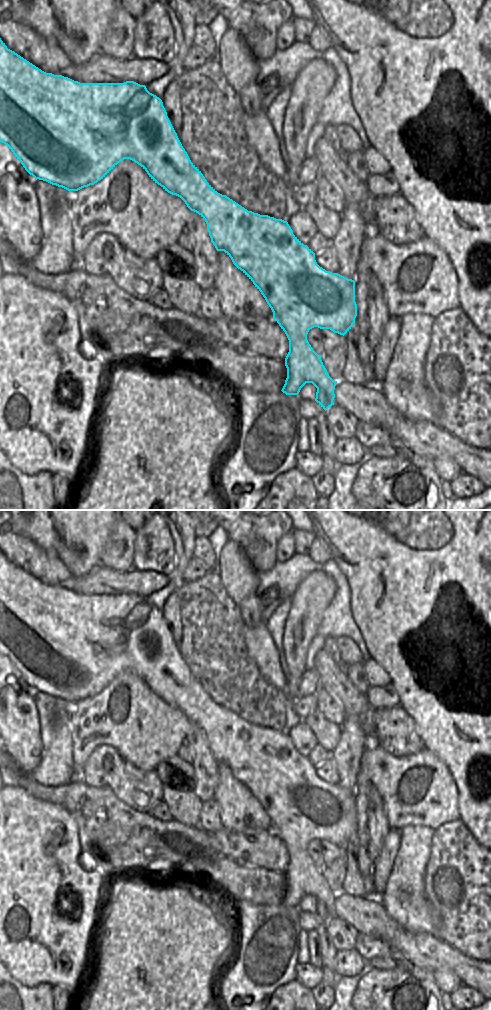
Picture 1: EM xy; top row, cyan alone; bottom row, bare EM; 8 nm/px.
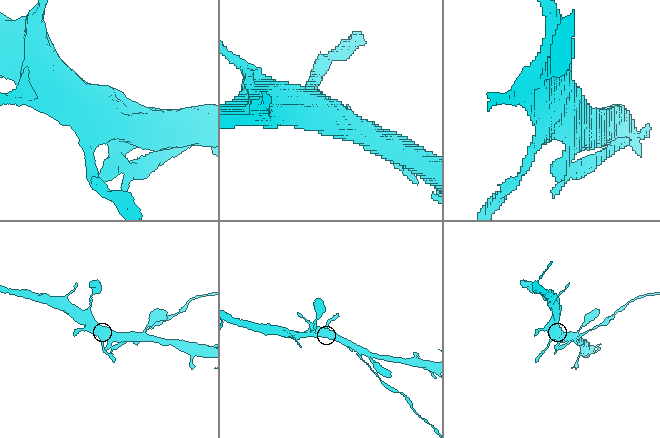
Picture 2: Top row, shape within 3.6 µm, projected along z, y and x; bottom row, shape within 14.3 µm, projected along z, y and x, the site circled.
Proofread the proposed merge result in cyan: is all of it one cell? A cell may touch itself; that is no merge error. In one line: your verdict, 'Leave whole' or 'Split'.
Split

